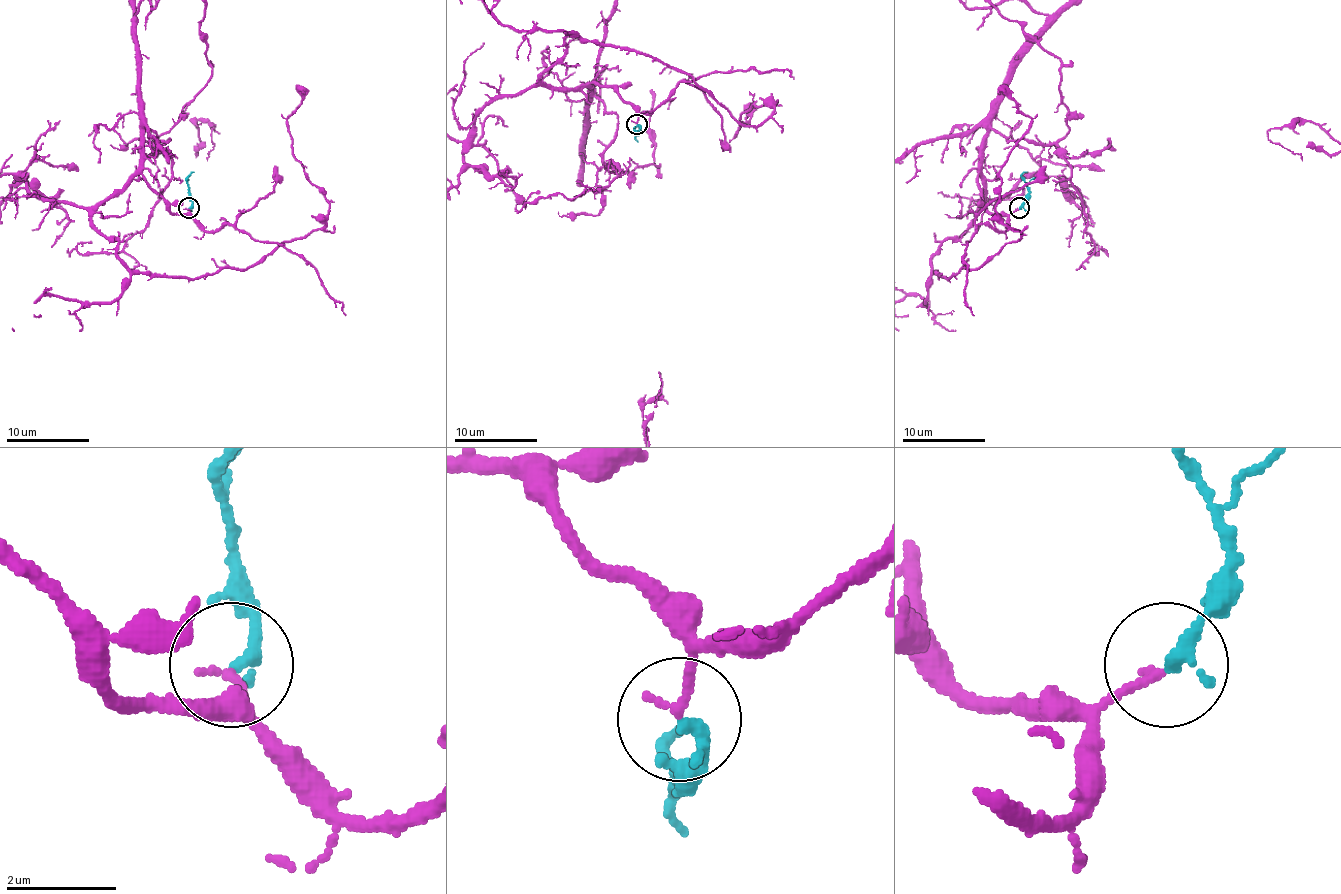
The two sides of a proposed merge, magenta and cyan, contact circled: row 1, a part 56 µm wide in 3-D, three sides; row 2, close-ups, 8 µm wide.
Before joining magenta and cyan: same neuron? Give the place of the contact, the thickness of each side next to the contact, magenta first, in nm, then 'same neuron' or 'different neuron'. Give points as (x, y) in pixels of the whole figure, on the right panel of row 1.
(1019, 208) | 170/280 nm | same neuron

